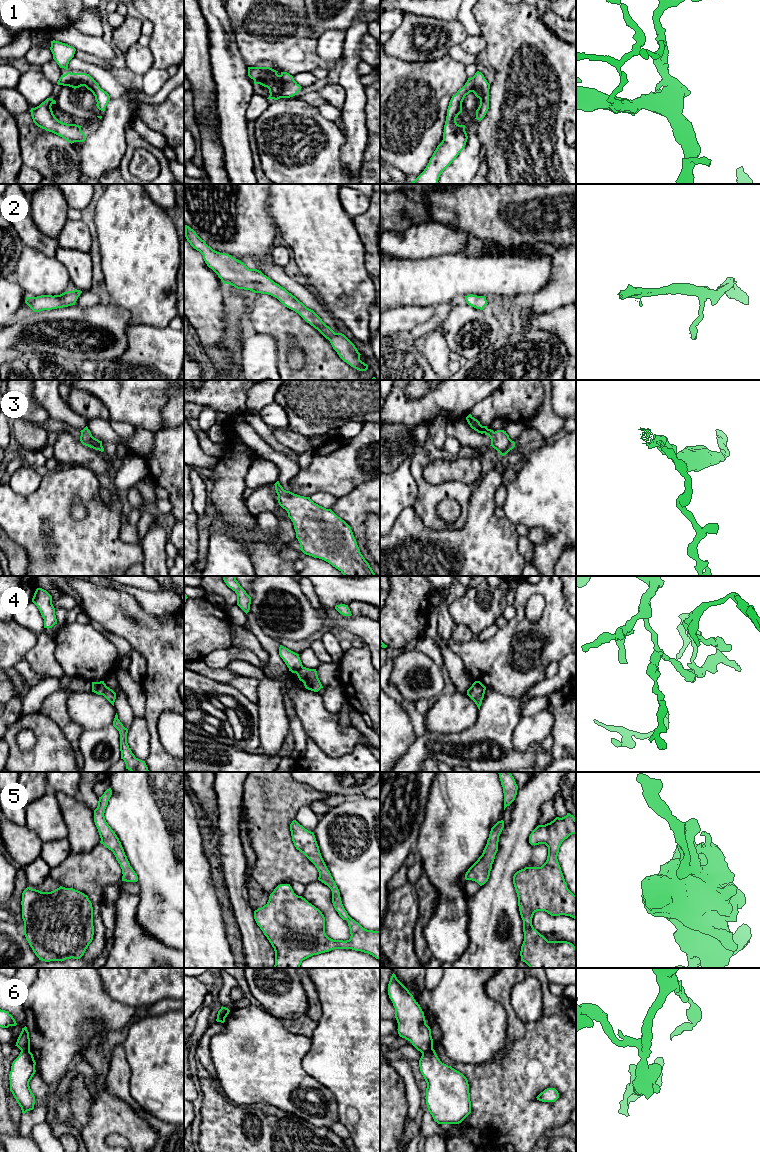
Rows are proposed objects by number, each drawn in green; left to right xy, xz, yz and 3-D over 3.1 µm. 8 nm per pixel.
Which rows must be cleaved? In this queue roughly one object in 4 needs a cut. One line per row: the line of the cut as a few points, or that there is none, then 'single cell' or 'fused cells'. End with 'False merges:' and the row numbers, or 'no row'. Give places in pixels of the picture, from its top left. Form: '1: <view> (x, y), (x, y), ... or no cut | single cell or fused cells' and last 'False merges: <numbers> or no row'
1: no cut | single cell
2: no cut | single cell
3: no cut | single cell
4: xy (106, 686), (103, 695) | fused cells
5: no cut | single cell
6: yz (432, 1047), (422, 1053) | fused cells
False merges: 4, 6

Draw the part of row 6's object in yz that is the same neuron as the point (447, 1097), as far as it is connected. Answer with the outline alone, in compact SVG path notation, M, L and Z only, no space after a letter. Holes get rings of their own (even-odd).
M432 1048L422 1053L420 1071L427 1083L426 1104L438 1124L459 1124L471 1113L467 1078L440 1061Z

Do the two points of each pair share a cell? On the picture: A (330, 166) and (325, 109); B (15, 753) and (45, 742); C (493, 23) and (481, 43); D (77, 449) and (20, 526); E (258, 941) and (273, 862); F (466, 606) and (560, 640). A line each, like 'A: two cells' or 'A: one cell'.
A: two cells
B: one cell
C: two cells
D: two cells
E: two cells
F: two cells

